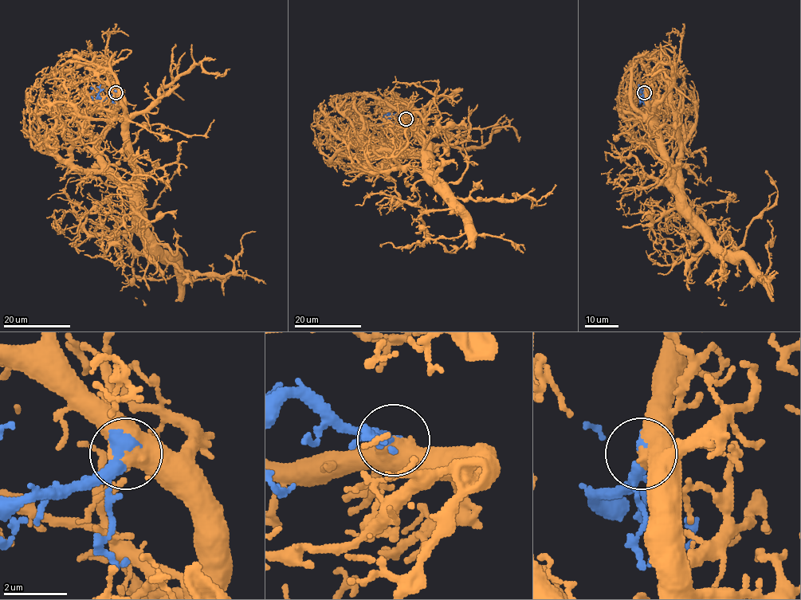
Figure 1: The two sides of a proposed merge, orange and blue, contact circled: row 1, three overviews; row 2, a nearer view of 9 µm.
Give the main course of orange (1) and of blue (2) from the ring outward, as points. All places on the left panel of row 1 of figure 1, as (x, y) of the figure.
1: (115, 92), (136, 213), (174, 258), (174, 274), (139, 278), (130, 249), (89, 221)
2: (115, 92), (100, 97), (92, 89), (93, 84)

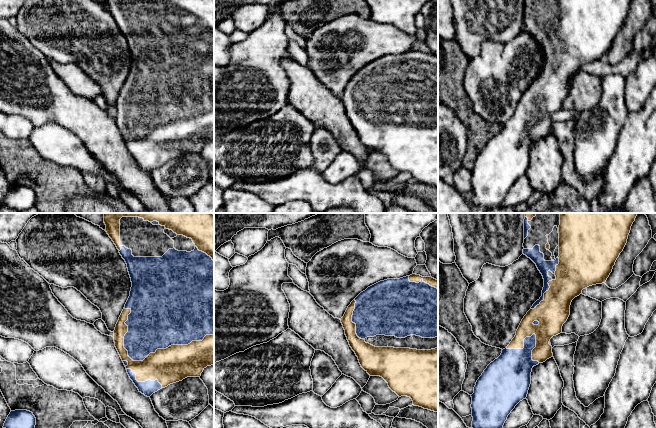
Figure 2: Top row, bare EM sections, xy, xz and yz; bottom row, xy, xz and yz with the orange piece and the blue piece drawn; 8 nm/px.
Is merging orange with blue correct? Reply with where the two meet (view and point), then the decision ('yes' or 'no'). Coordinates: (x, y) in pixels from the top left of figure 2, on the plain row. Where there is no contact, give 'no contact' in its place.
xy (145, 134) | yes

